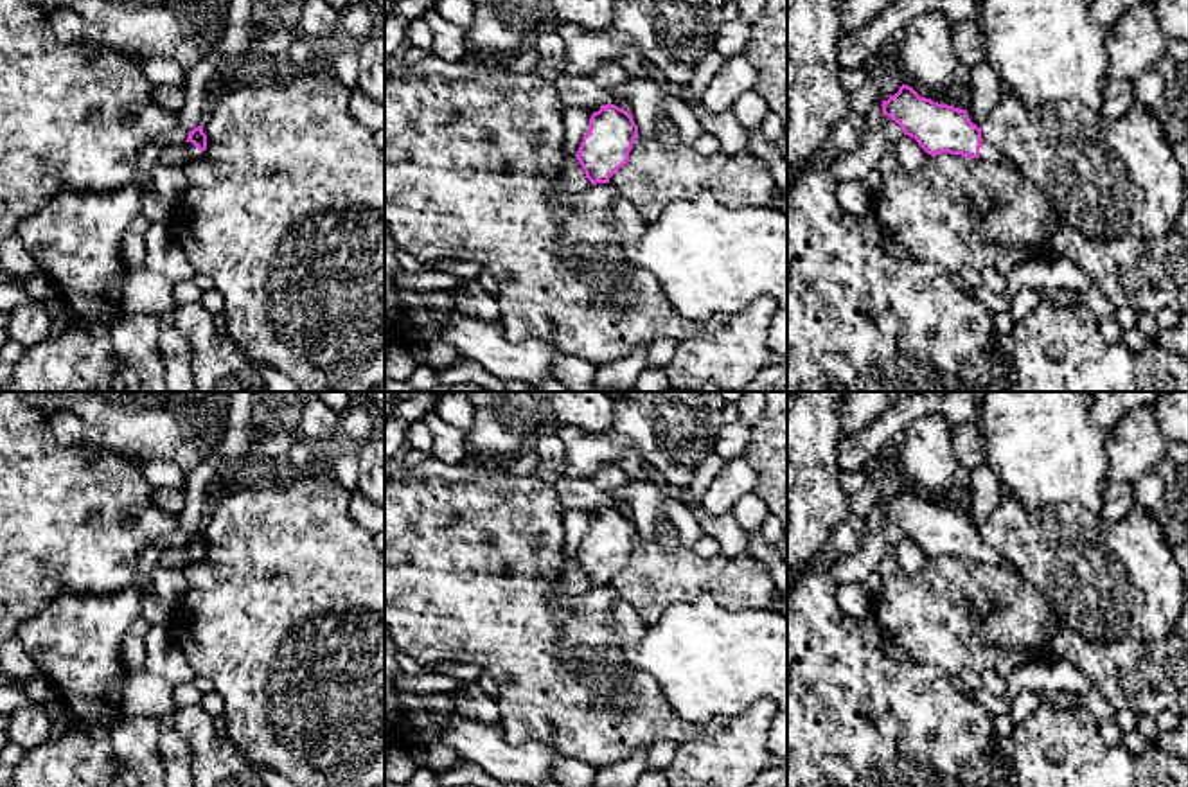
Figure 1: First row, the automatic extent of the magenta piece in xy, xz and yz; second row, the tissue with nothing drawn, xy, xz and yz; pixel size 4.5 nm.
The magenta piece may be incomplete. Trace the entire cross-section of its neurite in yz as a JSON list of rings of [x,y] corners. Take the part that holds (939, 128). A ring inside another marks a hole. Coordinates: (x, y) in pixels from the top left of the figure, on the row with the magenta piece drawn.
[[[902,84],[888,101],[882,101],[882,115],[895,120],[904,135],[915,138],[931,156],[949,153],[985,162],[1008,160],[981,138],[981,128],[971,122],[967,110],[920,97],[908,84]]]

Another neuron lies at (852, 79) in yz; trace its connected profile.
[[[861,66],[841,70],[841,86],[847,93],[857,92],[866,83],[866,74]]]

